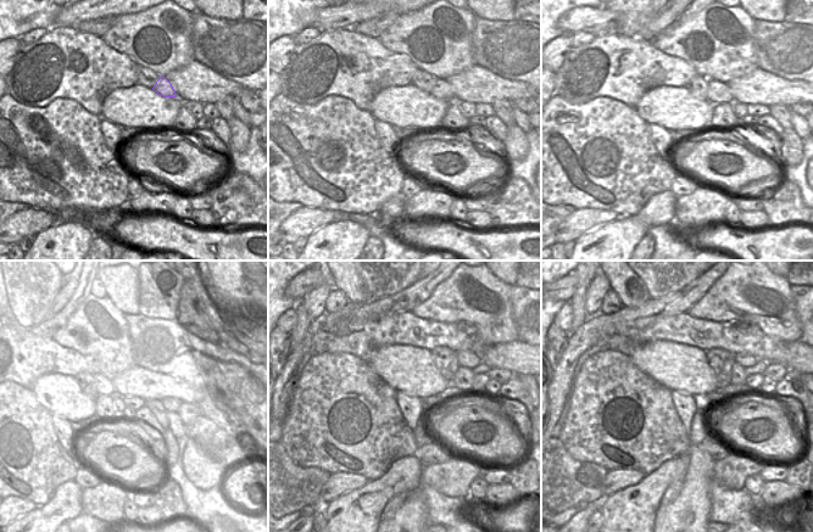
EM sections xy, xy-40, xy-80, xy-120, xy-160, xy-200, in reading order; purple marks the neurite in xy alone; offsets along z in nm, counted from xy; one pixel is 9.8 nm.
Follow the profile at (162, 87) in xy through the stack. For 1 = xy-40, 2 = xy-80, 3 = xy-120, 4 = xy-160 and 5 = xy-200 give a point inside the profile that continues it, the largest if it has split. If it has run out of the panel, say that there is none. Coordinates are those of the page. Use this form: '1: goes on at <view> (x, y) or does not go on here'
1: goes on at xy-40 (441, 89)
2: goes on at xy-80 (717, 93)
3: goes on at xy-120 (187, 362)
4: goes on at xy-160 (466, 358)
5: goes on at xy-200 (745, 360)

